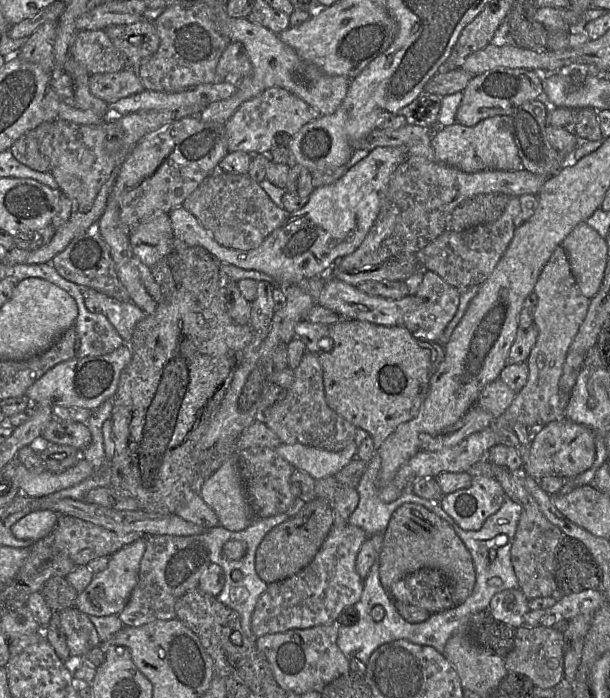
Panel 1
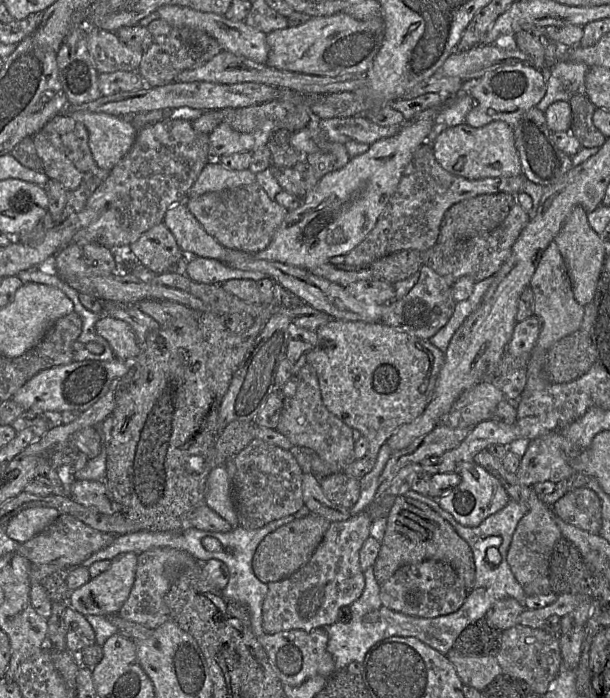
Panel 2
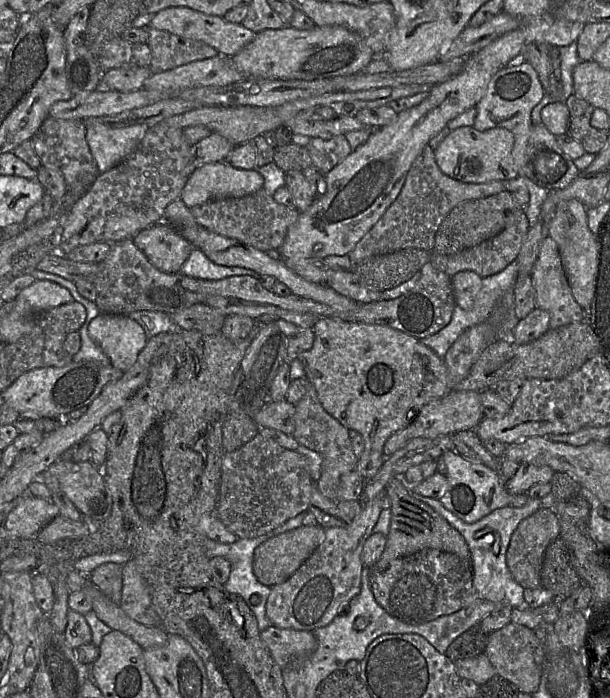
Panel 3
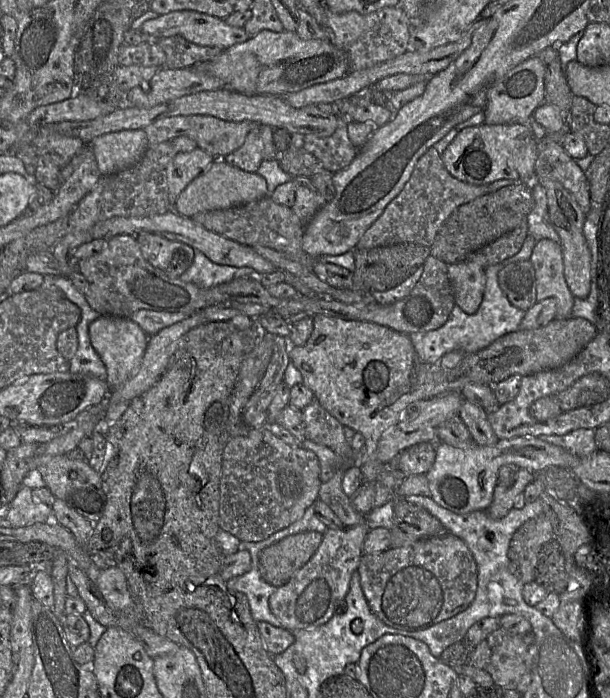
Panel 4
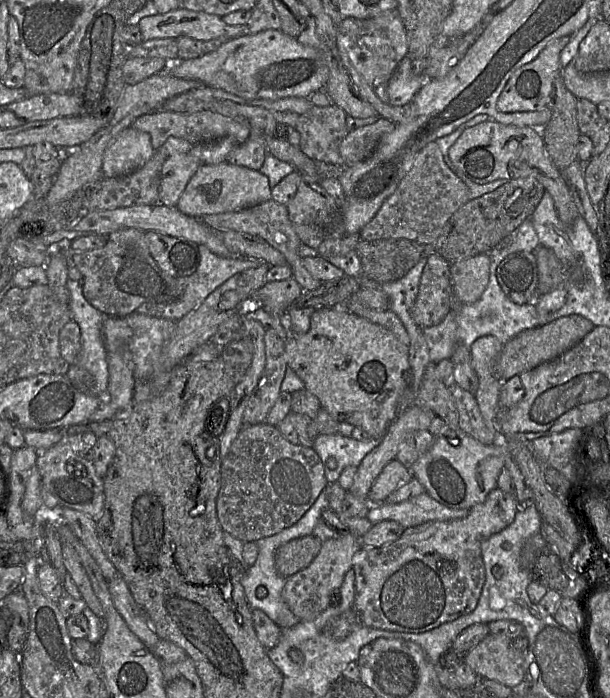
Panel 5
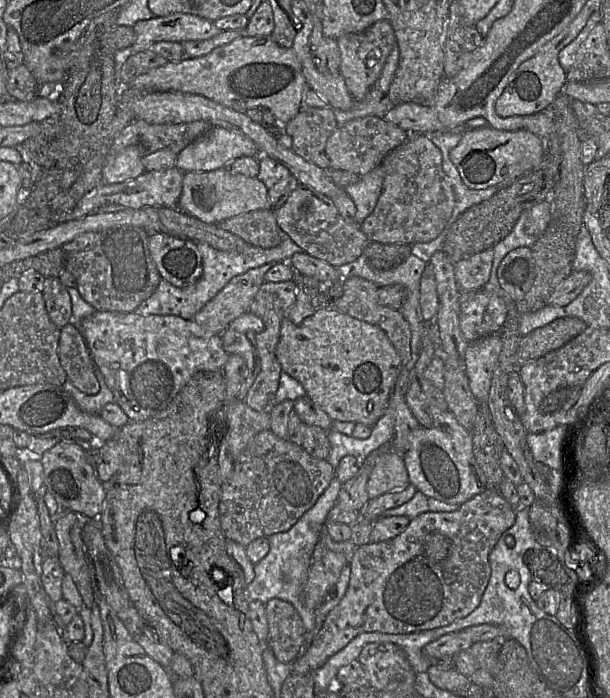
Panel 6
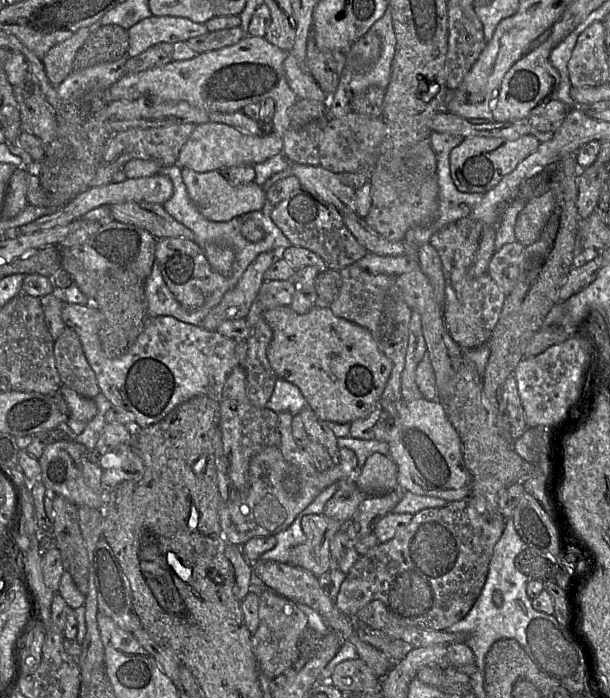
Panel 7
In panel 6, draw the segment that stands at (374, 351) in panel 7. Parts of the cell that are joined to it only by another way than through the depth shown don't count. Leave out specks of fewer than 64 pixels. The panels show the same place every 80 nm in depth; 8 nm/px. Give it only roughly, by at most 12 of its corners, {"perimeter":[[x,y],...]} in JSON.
{"perimeter":[[284,317],[275,354],[331,420],[370,427],[401,371],[381,328]]}

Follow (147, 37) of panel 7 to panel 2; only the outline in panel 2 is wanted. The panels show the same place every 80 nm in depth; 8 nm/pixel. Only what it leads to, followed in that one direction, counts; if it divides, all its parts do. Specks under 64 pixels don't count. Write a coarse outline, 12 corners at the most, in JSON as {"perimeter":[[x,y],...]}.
{"perimeter":[[164,5],[159,18],[174,27],[204,31],[223,50],[260,64],[266,34],[244,21],[180,5]]}

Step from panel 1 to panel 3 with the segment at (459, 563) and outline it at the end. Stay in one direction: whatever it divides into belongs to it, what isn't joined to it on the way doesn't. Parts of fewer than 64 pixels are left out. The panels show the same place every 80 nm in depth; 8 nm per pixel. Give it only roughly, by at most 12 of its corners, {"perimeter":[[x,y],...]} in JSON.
{"perimeter":[[402,477],[385,492],[392,516],[373,568],[424,549],[471,560],[464,537],[415,499]]}

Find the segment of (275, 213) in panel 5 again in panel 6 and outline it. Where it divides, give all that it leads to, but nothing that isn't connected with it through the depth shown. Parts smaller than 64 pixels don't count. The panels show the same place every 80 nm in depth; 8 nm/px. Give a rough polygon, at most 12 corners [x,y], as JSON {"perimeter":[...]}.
{"perimeter":[[273,208],[216,224],[250,245],[281,241]]}

